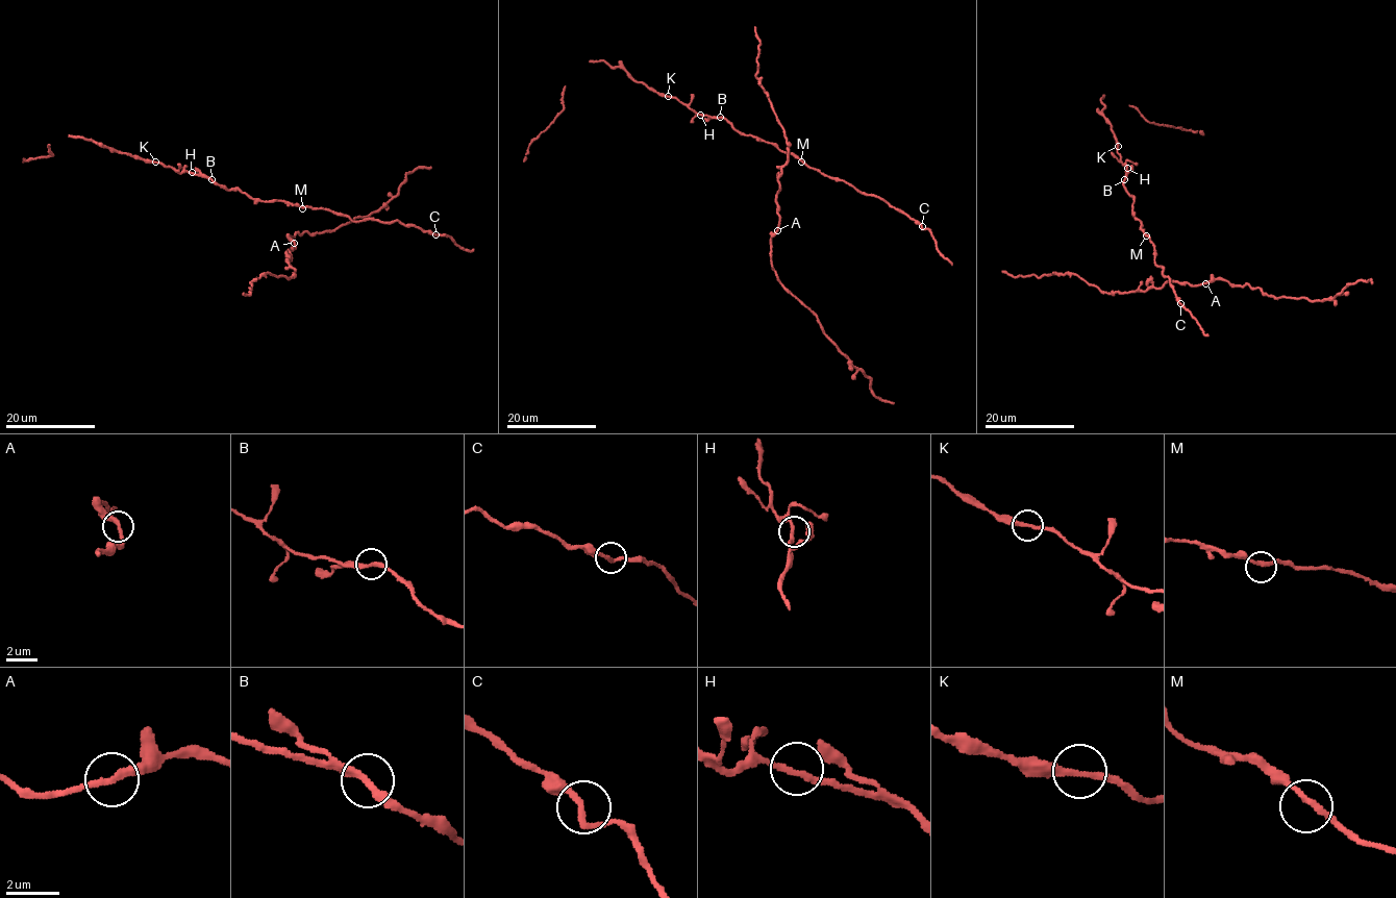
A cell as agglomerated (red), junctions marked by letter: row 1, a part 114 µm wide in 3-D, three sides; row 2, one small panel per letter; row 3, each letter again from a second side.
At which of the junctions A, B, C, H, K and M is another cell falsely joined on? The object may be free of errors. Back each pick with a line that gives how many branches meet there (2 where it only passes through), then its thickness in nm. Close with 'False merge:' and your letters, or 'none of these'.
False merge: none of these

